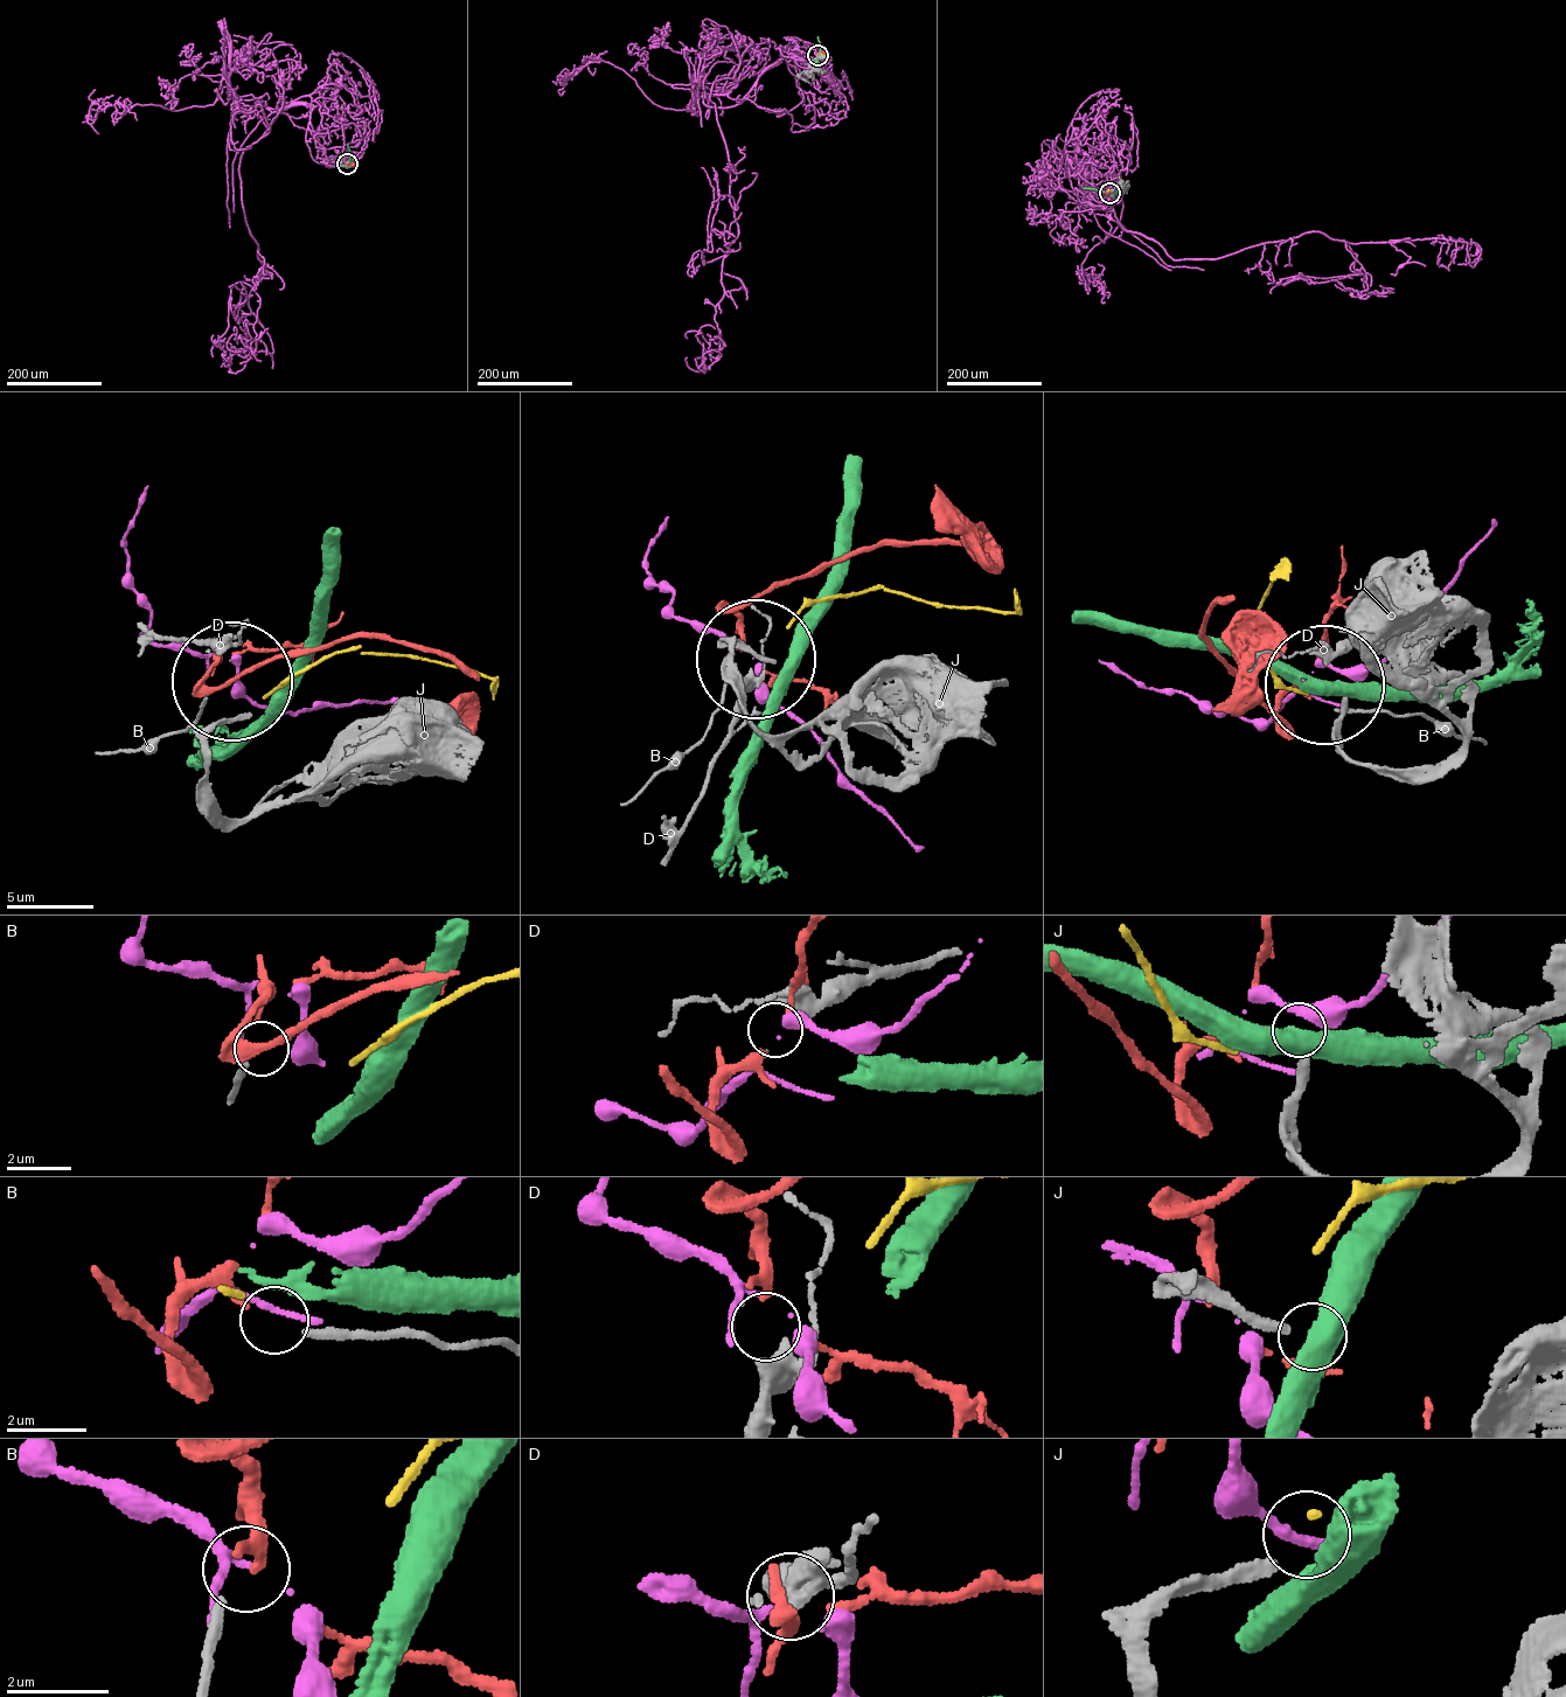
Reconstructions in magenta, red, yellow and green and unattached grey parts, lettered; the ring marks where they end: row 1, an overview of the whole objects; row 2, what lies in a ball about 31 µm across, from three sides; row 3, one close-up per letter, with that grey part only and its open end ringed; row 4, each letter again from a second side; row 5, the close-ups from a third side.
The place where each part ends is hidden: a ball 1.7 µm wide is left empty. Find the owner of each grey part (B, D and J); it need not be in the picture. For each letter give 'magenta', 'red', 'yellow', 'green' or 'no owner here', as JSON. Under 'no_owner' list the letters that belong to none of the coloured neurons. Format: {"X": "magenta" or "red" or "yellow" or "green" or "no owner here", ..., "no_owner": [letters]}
{"B": "no owner here", "D": "red", "J": "green", "no_owner": ["B"]}

